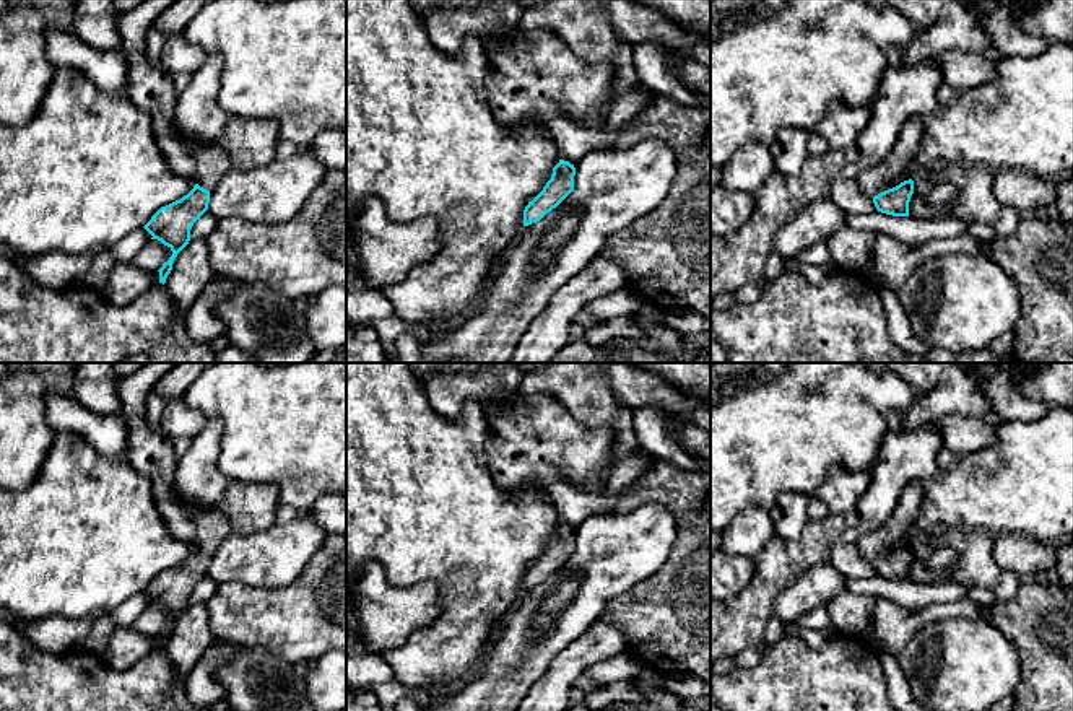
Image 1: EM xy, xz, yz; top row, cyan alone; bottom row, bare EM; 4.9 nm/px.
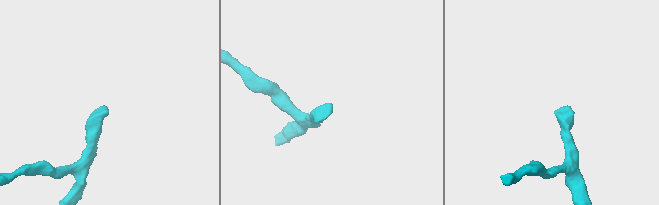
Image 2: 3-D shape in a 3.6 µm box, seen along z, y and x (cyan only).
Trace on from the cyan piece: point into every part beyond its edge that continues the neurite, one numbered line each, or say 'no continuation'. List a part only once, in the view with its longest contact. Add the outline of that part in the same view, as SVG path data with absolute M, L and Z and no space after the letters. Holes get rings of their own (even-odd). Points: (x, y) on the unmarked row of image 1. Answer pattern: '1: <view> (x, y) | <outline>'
1: yz (893, 536) | M923 483L907 485L884 526L863 535L857 542L858 553L873 563L875 560L904 547L920 516L922 499Z

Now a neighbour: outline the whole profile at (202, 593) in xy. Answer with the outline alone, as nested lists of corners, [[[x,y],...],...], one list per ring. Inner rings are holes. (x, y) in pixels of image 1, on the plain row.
[[[208,574],[193,587],[190,604],[206,604],[218,589],[218,582]]]

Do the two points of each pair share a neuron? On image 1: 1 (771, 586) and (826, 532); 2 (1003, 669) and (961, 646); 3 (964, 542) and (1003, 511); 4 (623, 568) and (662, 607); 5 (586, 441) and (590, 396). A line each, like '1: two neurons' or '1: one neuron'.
1: one neuron
2: one neuron
3: two neurons
4: two neurons
5: two neurons

